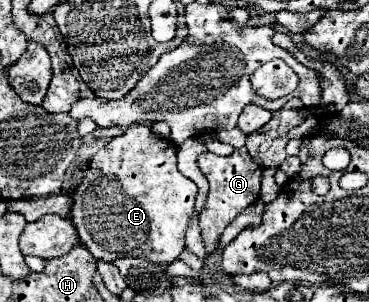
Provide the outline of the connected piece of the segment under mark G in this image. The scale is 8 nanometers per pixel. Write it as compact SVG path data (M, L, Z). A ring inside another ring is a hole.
M245 146L243 148L237 148L231 156L217 156L213 152L203 152L203 156L199 156L197 164L207 177L207 180L209 180L207 204L205 204L203 212L199 212L199 228L201 228L205 250L207 250L207 254L211 254L211 252L217 250L219 236L223 234L225 226L239 212L243 212L249 204L253 204L259 198L263 170L261 170L259 164L255 164L251 160L251 156L247 154L247 148Z

